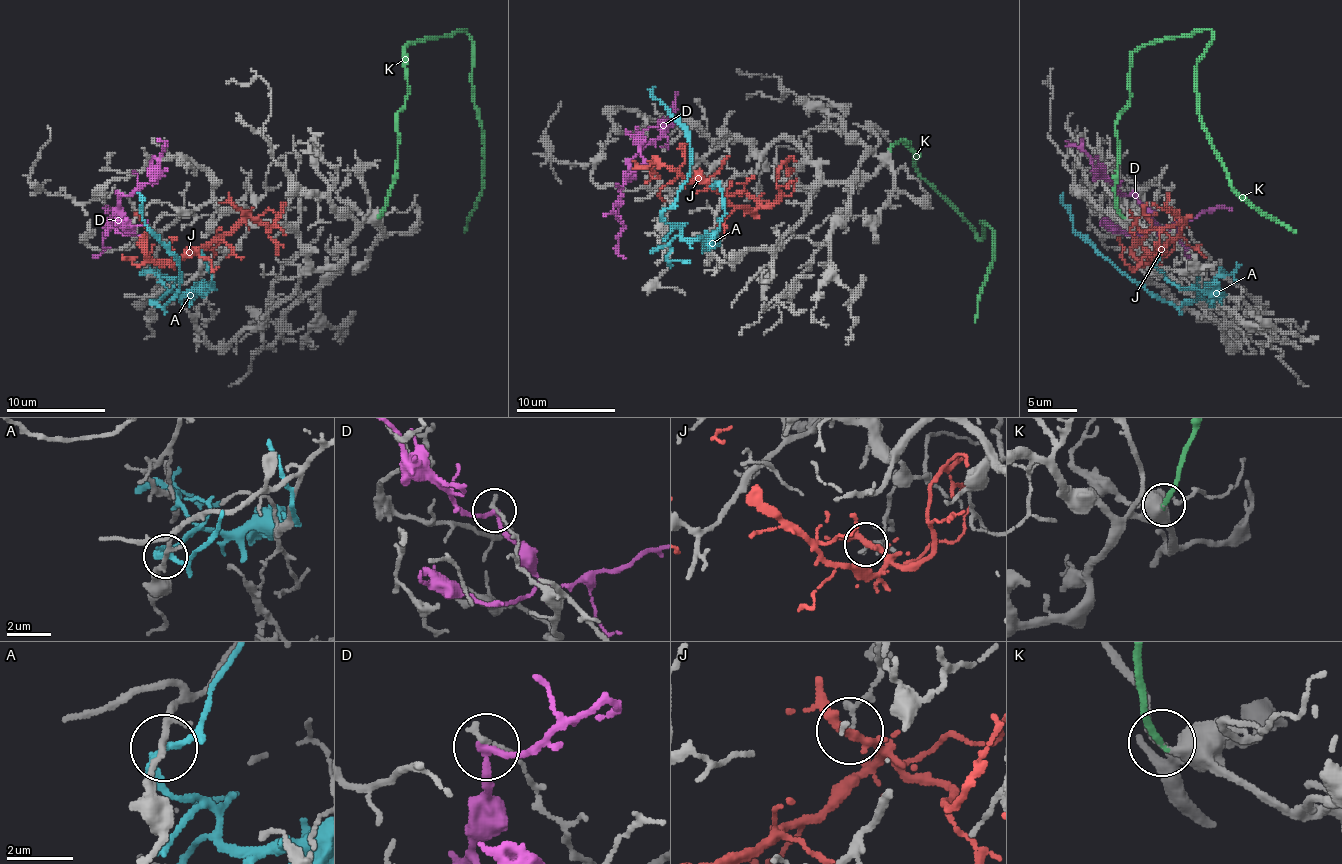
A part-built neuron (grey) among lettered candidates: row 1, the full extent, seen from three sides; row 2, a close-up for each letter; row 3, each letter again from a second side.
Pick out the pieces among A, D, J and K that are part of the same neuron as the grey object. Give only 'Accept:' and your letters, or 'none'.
Accept: K

